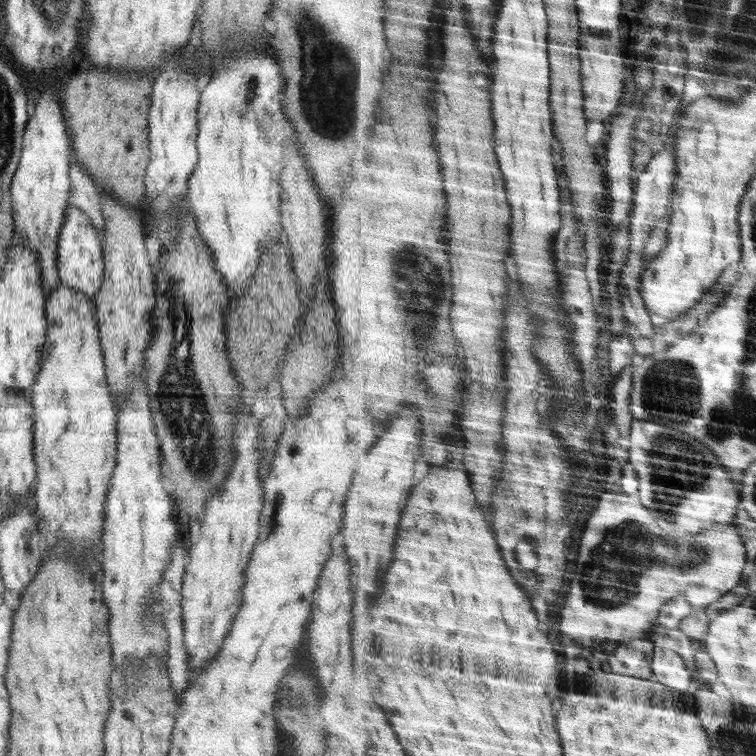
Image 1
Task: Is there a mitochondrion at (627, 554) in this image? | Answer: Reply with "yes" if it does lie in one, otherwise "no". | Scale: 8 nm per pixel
yes

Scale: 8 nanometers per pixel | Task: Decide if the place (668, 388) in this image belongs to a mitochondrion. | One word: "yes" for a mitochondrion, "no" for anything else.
yes

